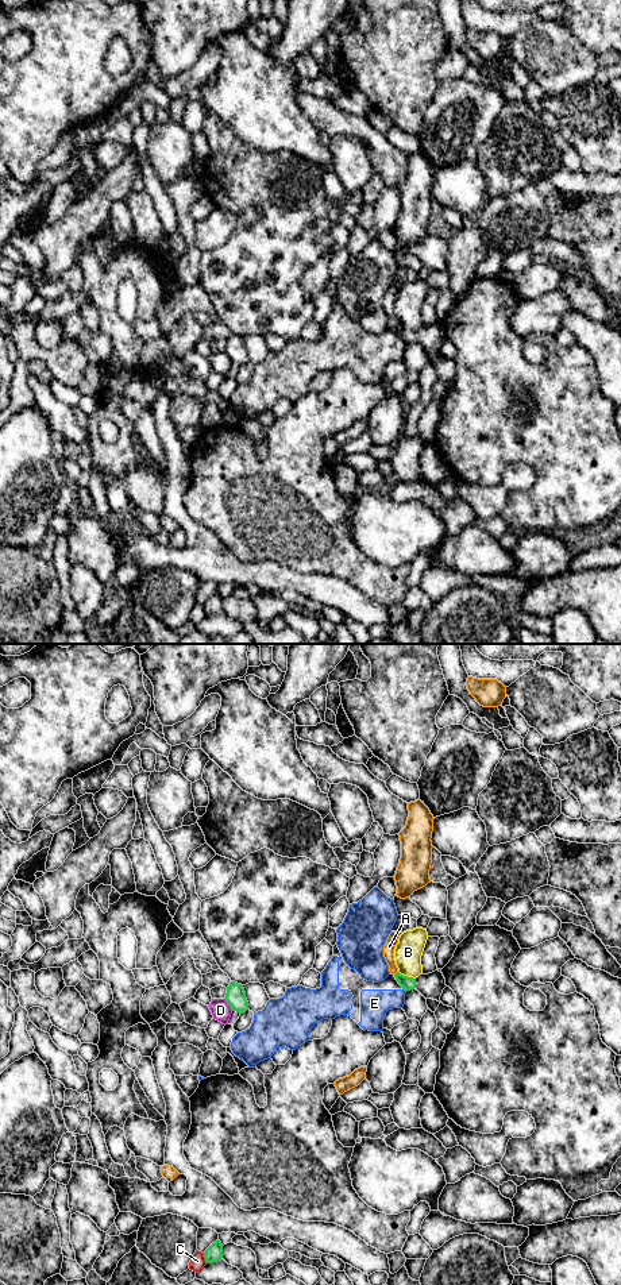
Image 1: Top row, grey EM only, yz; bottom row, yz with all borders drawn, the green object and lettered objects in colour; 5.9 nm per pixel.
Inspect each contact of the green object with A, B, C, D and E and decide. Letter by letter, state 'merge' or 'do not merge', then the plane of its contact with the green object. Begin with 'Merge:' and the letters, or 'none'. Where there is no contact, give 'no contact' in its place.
Merge: none
A: do not merge; meets green in yz
B: do not merge; meets green in yz
C: do not merge; meets green in yz
D: do not merge; meets green in yz
E: do not merge; no contact

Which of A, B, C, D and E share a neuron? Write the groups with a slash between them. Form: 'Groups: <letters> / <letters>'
Groups: A / B / C / D / E

